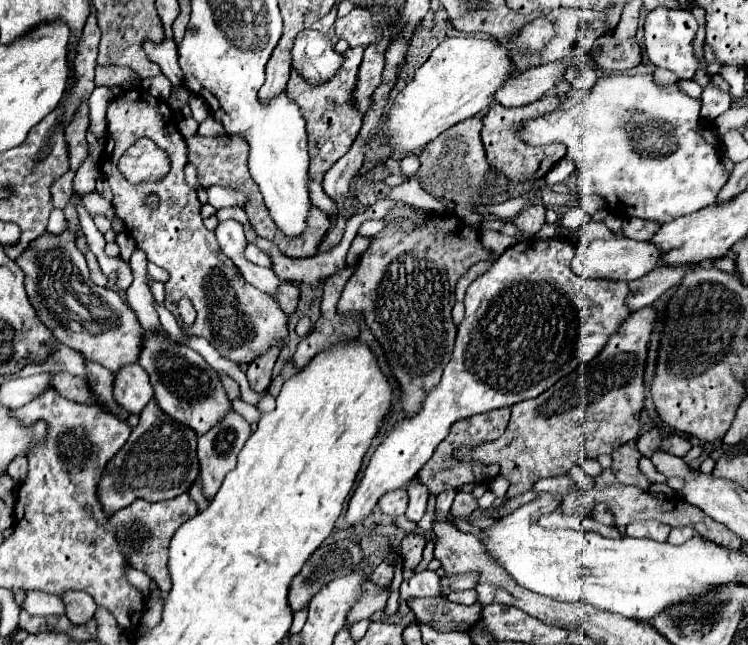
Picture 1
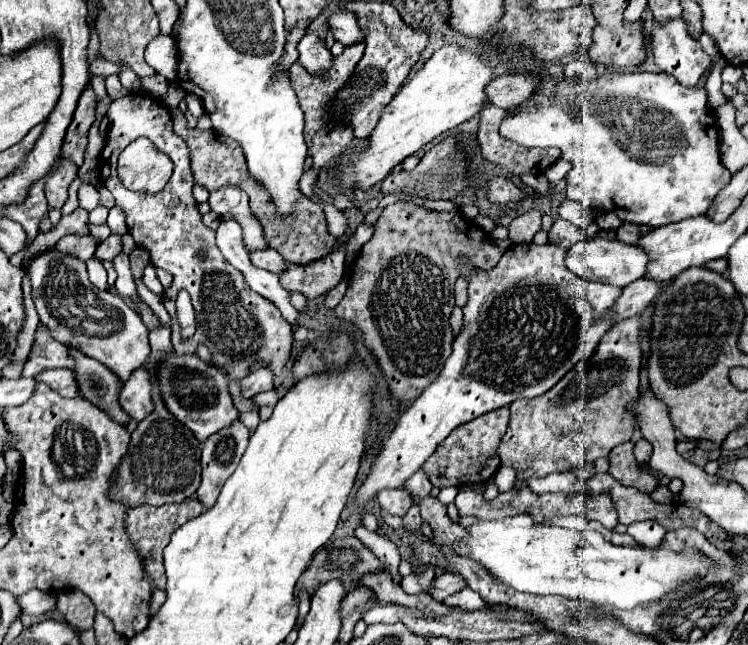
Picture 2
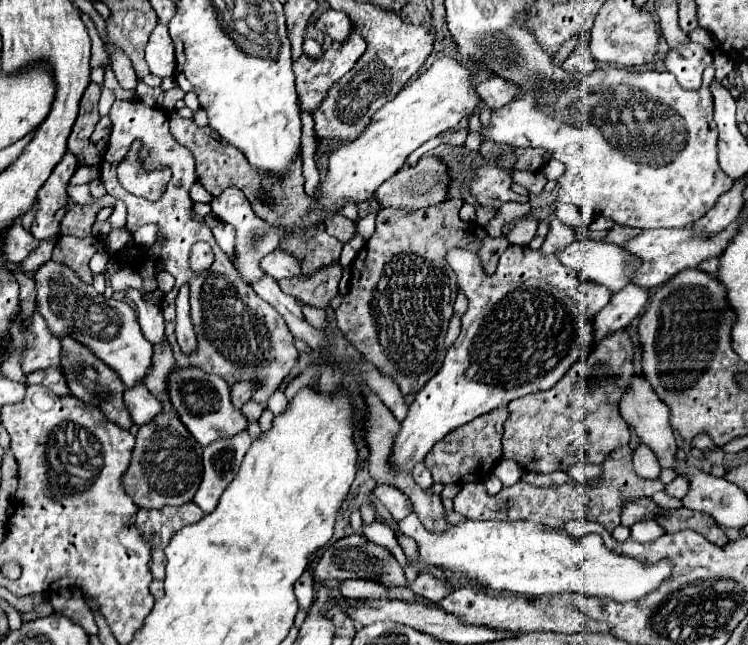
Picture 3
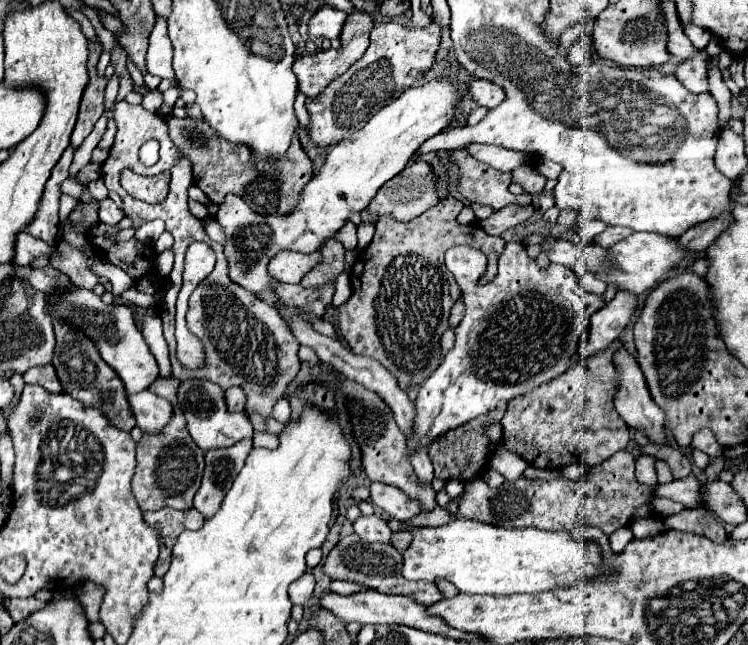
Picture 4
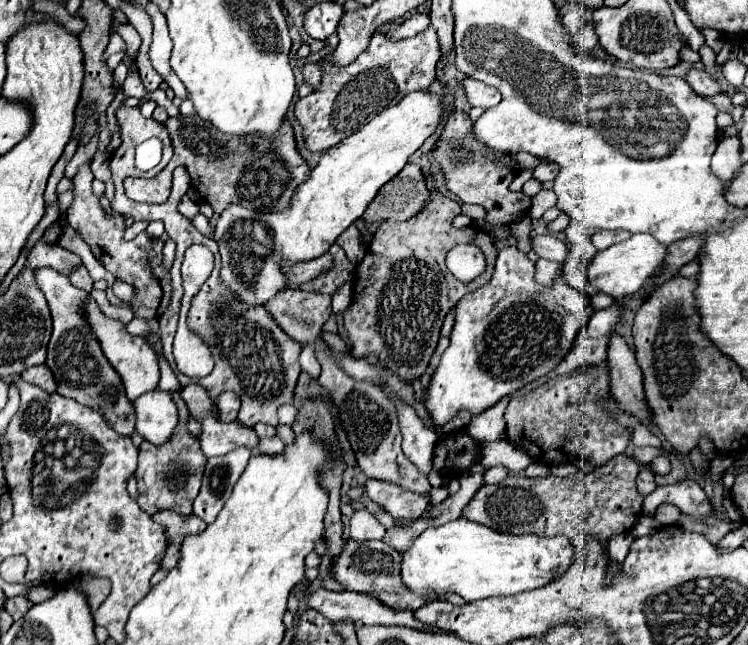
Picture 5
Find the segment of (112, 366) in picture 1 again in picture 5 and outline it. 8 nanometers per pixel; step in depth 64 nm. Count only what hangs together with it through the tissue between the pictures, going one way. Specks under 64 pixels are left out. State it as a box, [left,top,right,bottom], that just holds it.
[86,300,160,402]

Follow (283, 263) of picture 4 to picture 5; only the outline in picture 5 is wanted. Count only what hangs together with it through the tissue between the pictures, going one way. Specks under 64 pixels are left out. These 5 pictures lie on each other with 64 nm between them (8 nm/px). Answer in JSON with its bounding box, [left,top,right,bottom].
[286,254,334,286]

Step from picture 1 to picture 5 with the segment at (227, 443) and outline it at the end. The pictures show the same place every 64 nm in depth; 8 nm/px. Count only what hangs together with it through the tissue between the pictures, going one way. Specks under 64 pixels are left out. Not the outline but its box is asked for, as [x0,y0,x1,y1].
[194,448,252,524]

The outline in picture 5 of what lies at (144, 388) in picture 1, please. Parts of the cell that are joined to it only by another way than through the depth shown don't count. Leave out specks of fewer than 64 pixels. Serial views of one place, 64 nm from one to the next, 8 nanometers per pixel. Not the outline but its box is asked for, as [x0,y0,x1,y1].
[134,392,178,446]

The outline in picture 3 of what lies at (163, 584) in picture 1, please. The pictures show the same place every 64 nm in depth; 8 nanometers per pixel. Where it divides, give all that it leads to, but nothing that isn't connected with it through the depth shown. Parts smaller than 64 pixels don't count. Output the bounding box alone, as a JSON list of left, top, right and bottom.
[136,504,204,580]

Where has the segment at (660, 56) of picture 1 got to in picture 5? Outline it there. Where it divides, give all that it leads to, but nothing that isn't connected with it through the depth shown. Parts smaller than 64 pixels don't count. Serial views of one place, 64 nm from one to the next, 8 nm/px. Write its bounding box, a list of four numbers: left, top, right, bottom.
[688,70,722,98]

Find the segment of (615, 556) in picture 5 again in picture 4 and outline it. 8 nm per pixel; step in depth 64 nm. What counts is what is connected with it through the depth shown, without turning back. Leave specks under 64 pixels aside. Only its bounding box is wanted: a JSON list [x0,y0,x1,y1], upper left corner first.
[608,526,633,553]

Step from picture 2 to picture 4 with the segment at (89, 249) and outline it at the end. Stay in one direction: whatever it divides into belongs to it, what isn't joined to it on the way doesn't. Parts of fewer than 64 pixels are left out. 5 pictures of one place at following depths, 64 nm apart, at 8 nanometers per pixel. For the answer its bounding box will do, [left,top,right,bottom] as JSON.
[52,240,98,290]

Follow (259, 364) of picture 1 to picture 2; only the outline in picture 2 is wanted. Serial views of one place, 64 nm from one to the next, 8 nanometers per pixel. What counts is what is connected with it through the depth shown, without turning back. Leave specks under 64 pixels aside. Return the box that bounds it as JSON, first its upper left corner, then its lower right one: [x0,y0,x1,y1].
[240,368,272,398]

